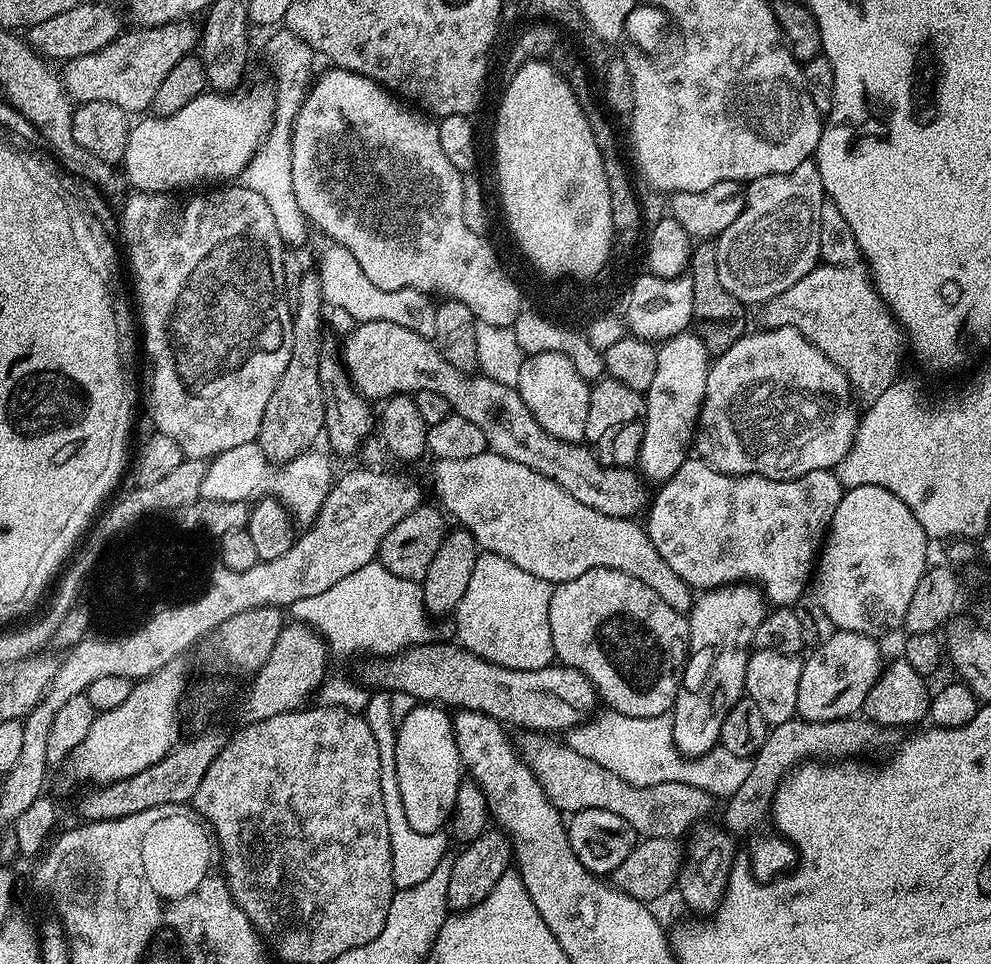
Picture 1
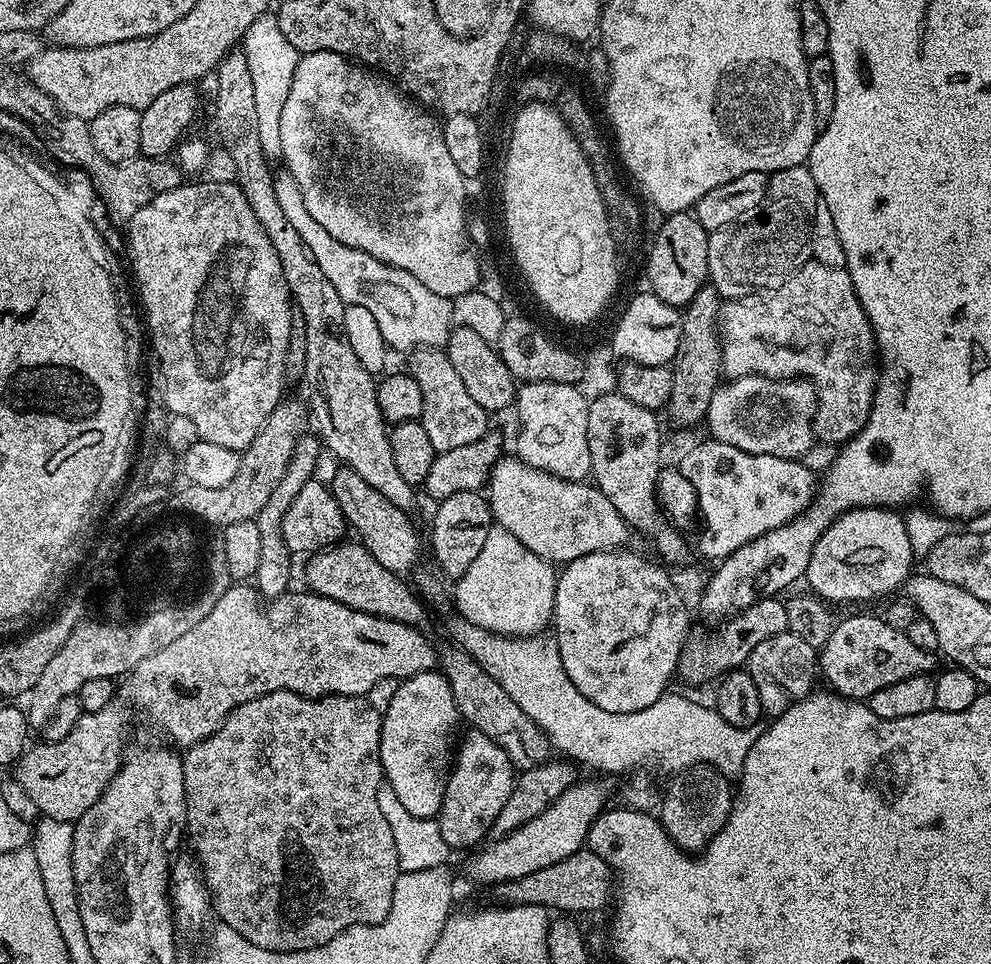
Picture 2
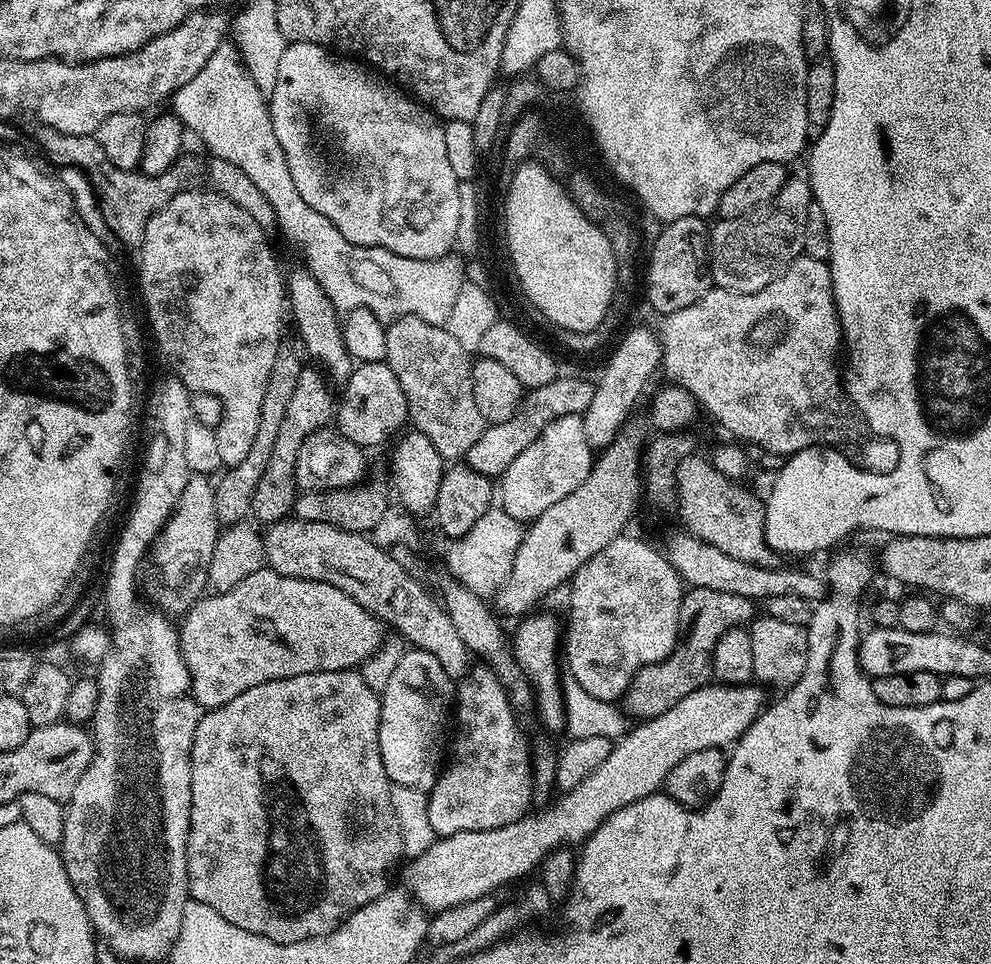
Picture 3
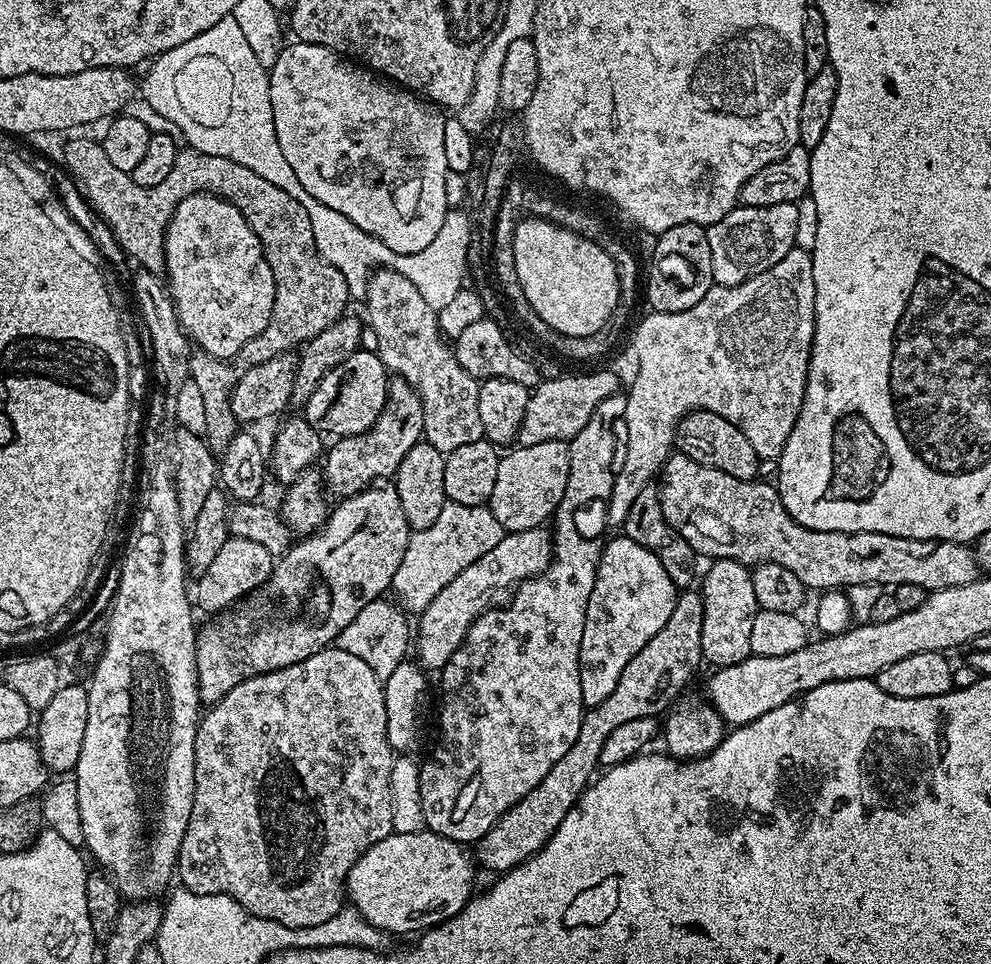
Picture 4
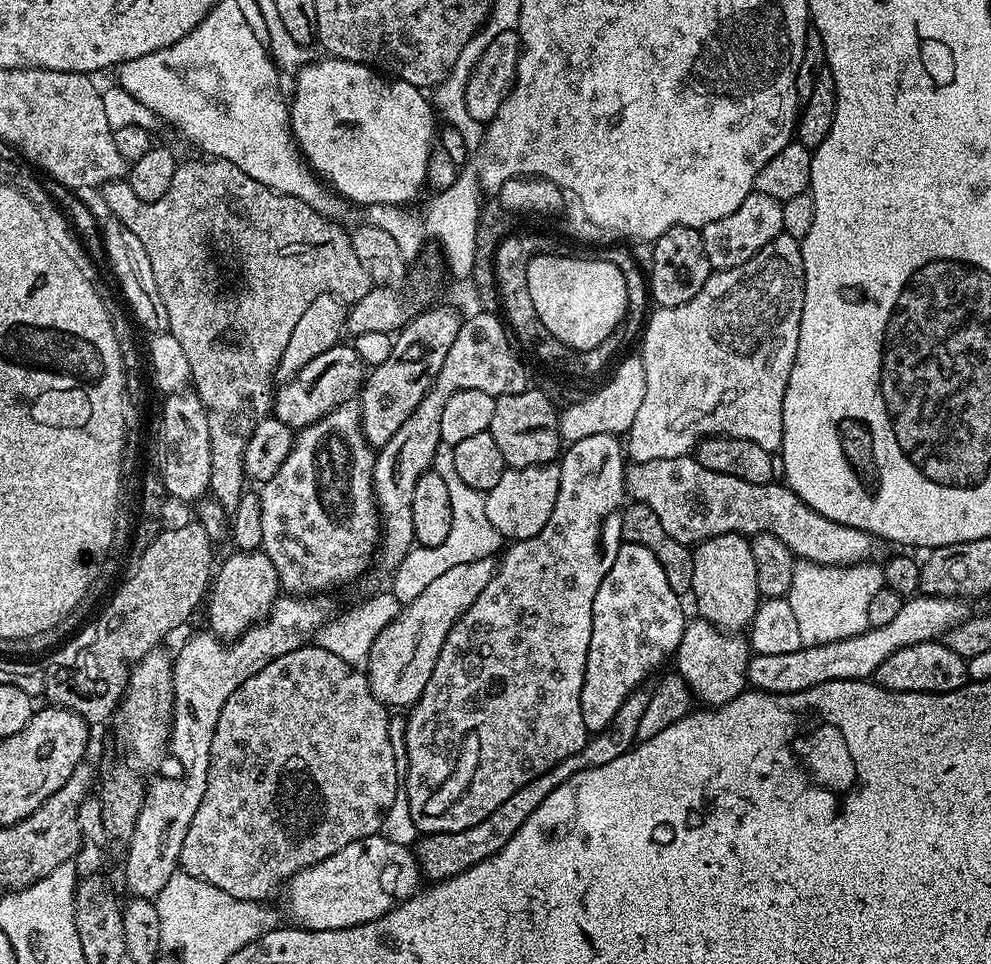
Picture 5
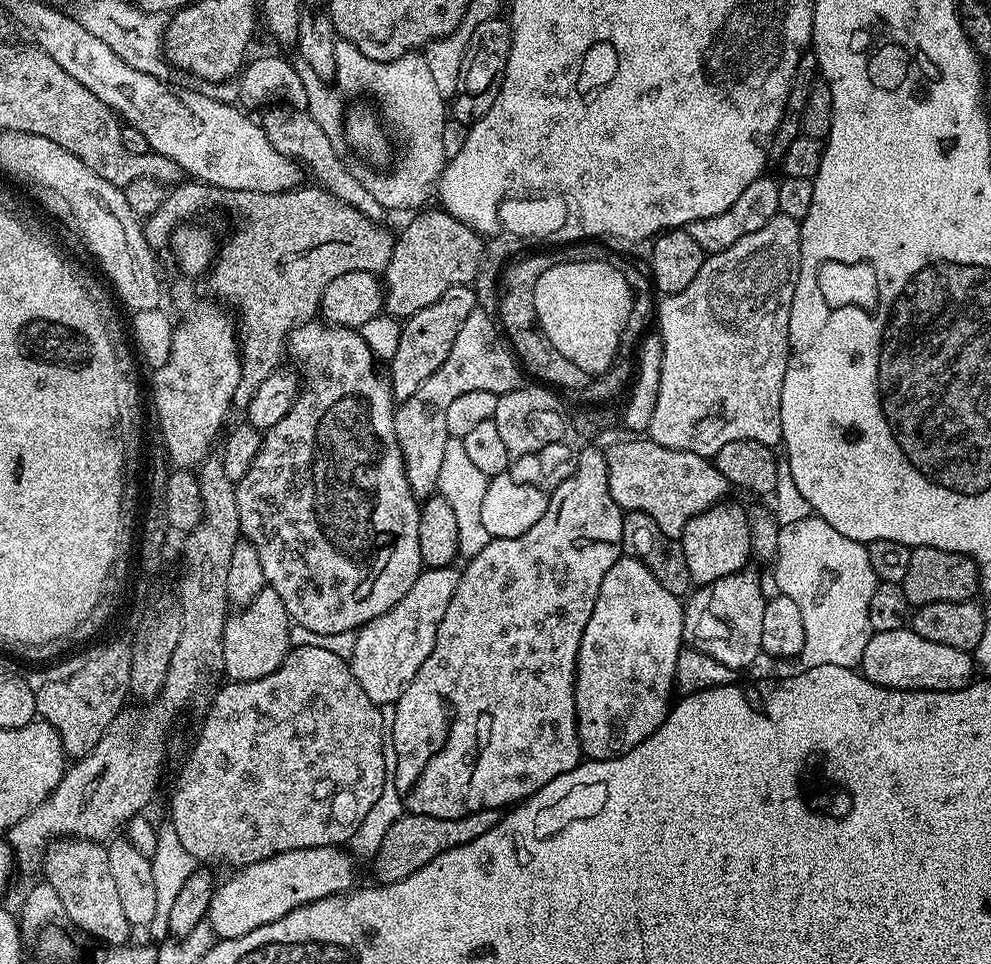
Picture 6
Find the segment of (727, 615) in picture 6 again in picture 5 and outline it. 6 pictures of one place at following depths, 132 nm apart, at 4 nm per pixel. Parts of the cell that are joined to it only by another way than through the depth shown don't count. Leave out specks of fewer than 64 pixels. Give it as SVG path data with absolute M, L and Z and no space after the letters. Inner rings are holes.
M699 618L689 619L684 625L684 633L678 642L674 653L675 671L680 673L693 697L701 705L719 706L729 704L734 698L738 698L741 692L749 687L748 683L748 661L750 659L750 645L743 635L729 634L727 631L715 628L708 620Z

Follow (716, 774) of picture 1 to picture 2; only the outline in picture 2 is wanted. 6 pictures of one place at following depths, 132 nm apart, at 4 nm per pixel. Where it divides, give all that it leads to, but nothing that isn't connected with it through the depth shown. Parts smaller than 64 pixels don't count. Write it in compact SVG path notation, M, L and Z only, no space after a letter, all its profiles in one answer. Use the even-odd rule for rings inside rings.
M413 568L410 584L421 597L428 596L429 605L432 603L440 612L449 611L444 616L444 628L449 638L457 640L460 643L457 645L469 652L472 659L486 670L486 674L490 674L525 711L526 716L547 734L549 743L573 761L594 762L598 769L606 766L612 772L638 766L656 766L677 772L702 763L716 768L726 777L734 778L743 771L750 746L754 746L767 728L767 723L762 720L748 727L734 726L722 718L715 707L706 708L675 690L664 693L653 705L633 713L617 714L599 709L570 681L555 635L500 636L470 622L453 610L454 600L449 585L429 568Z

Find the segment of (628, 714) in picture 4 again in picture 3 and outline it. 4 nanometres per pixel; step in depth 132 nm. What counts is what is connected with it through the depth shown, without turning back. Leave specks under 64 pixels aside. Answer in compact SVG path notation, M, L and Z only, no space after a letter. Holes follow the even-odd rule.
M689 587L680 603L681 633L676 649L665 660L656 660L645 668L639 668L623 694L623 711L636 715L637 721L649 720L658 714L666 714L666 710L670 710L674 702L682 702L686 694L710 683L714 676L712 659L714 646L718 646L718 638L722 638L727 628L751 621L754 616L752 608L753 601L738 594L722 594L722 590Z

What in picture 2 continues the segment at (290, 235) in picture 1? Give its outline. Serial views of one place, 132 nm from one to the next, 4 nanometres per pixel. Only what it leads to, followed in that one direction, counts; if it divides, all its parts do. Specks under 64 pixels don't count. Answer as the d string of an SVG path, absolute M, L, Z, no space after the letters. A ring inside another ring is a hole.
M272 14L259 16L254 26L246 30L242 51L246 54L246 62L250 65L250 78L254 82L254 107L258 113L260 151L265 157L276 158L280 156L282 106L286 106L286 94L290 94L290 82L294 82L294 70L298 66L301 53L296 52L290 42L286 42L276 17Z

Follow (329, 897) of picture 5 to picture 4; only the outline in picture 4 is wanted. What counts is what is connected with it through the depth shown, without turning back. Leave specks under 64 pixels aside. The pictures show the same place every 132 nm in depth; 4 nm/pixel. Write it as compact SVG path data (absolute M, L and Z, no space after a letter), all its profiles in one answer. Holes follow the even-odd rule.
M427 830L410 834L393 832L392 835L382 838L382 842L371 844L360 855L358 862L354 864L348 875L346 896L351 907L357 908L362 918L366 918L366 922L379 928L381 933L413 932L413 934L419 934L456 916L468 905L474 895L472 883L476 880L476 872L478 873L478 868L469 849L456 840Z

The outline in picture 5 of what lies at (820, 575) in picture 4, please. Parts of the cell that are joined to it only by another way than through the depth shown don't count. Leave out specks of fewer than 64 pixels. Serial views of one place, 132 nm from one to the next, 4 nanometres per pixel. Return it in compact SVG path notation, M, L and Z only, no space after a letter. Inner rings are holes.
M692 454L678 458L658 458L654 462L641 464L629 463L624 474L624 487L635 503L650 506L650 510L658 514L658 522L662 522L662 527L666 534L670 534L670 538L678 538L678 542L689 546L731 532L749 538L758 532L769 532L774 534L774 538L782 538L782 542L786 542L793 556L801 561L841 566L871 561L875 557L872 555L882 547L881 541L872 533L834 522L818 514L810 506L799 503L787 483L755 484L742 482L742 478L730 478L730 474L714 474L714 470L706 470L706 466L699 464Z

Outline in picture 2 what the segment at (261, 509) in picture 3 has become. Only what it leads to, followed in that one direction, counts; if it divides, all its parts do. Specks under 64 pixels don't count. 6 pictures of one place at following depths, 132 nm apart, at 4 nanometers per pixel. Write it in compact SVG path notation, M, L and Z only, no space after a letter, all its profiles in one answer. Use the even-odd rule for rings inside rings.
M305 434L300 437L300 441L294 446L294 454L286 466L286 474L274 486L274 492L266 501L266 506L256 515L255 521L258 526L258 535L262 537L262 562L258 562L258 570L254 577L254 587L265 601L270 601L274 597L283 595L289 591L292 580L292 560L286 542L282 538L282 518L286 518L286 510L290 510L290 502L294 502L298 490L306 486L306 482L313 479L316 463L320 460L322 444L315 435Z

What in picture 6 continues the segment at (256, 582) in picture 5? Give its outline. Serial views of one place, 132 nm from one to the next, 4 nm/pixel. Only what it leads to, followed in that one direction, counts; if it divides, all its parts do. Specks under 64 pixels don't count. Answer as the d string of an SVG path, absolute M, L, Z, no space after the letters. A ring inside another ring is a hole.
M266 586L249 604L233 611L224 623L223 675L228 676L227 679L232 682L266 678L266 674L274 674L274 670L282 666L291 648L290 621L286 606L282 606L282 598L278 598L278 594L274 594L274 590Z

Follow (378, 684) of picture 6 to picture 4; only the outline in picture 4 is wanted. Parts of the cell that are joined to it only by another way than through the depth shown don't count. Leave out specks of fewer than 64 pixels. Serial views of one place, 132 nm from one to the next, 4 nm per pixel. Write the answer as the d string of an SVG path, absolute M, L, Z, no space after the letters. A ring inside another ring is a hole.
M547 527L510 532L500 539L494 550L482 554L482 558L462 570L462 574L458 574L454 582L450 582L450 586L446 586L446 590L437 594L434 602L430 602L419 613L420 625L414 628L414 656L416 652L415 659L420 667L425 670L443 668L466 638L472 623L490 606L503 605L510 590L523 580L544 571L548 567L551 551L552 536Z

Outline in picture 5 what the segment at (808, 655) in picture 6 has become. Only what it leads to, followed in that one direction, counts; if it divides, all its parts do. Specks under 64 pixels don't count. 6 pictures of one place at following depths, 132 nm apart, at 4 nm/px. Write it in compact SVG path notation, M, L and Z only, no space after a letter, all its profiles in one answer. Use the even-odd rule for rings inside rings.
M809 560L797 563L794 582L786 598L790 602L790 607L794 609L804 645L838 642L867 631L869 628L867 607L882 588L884 570L876 562L847 566L815 564Z

